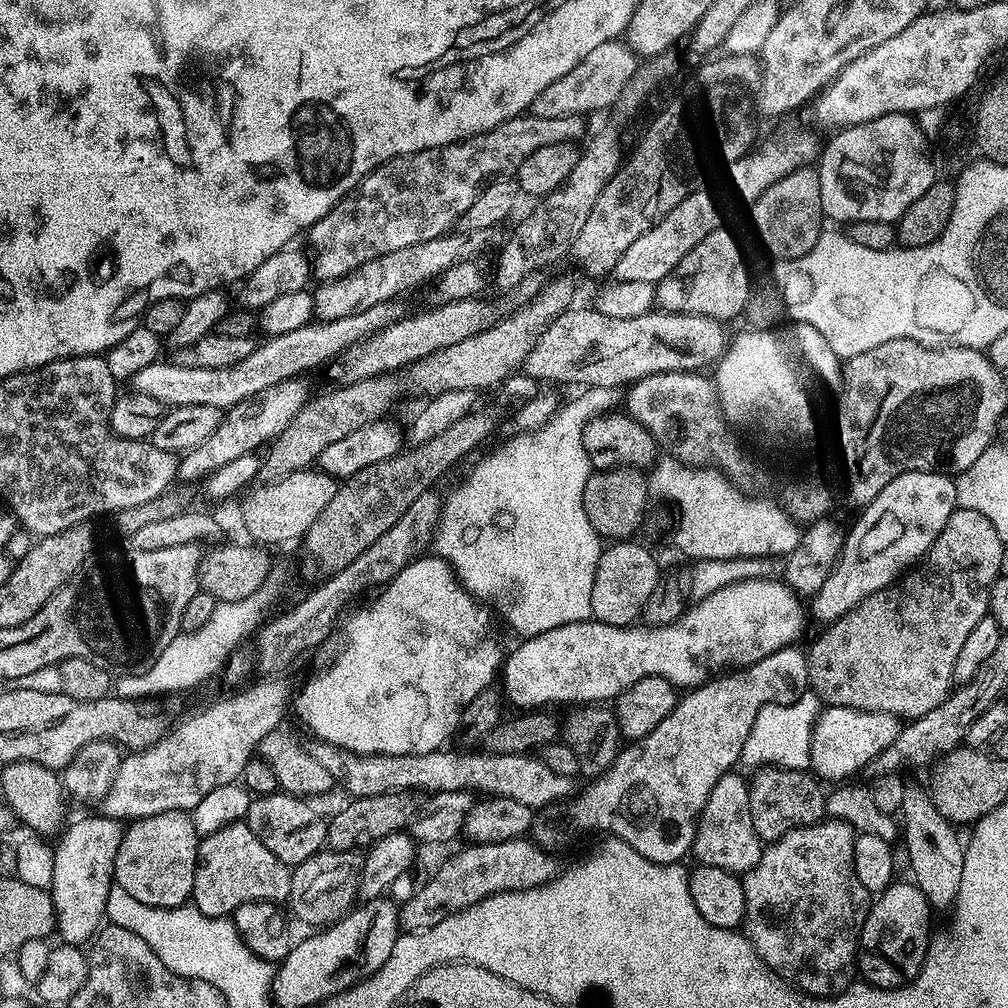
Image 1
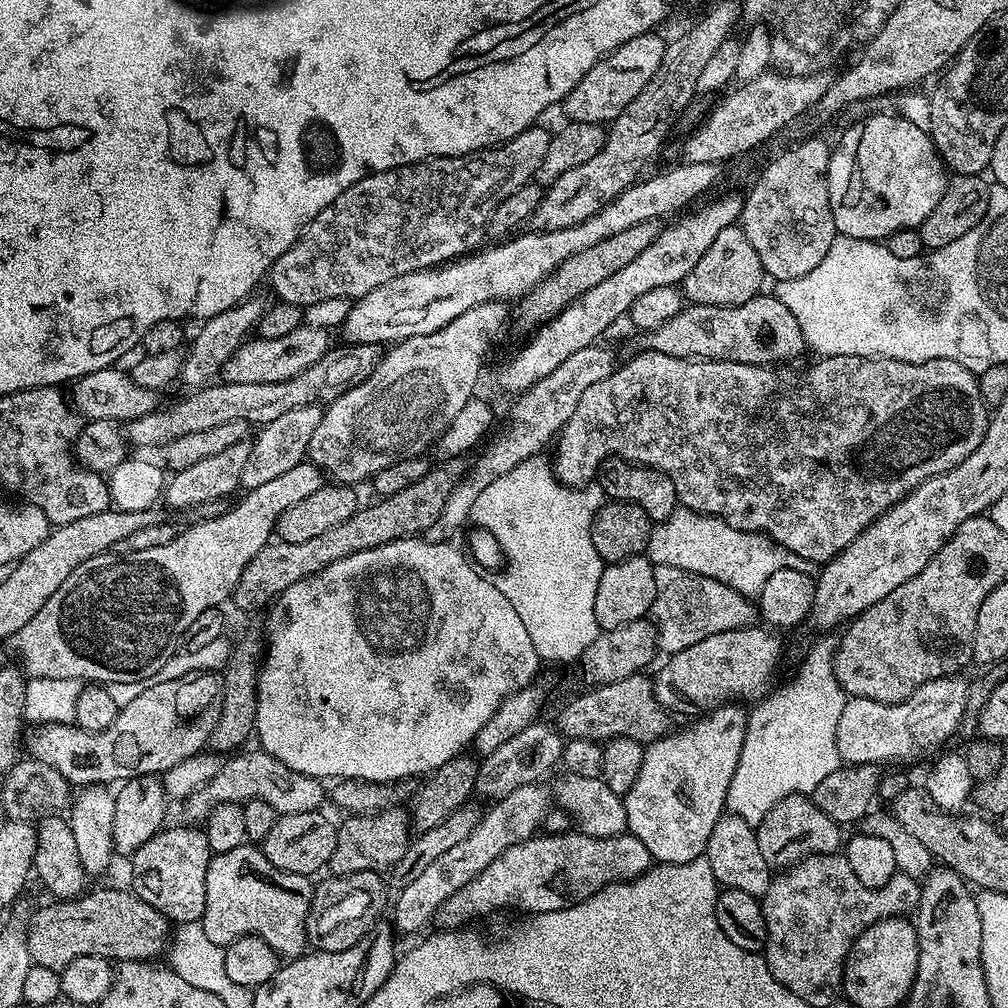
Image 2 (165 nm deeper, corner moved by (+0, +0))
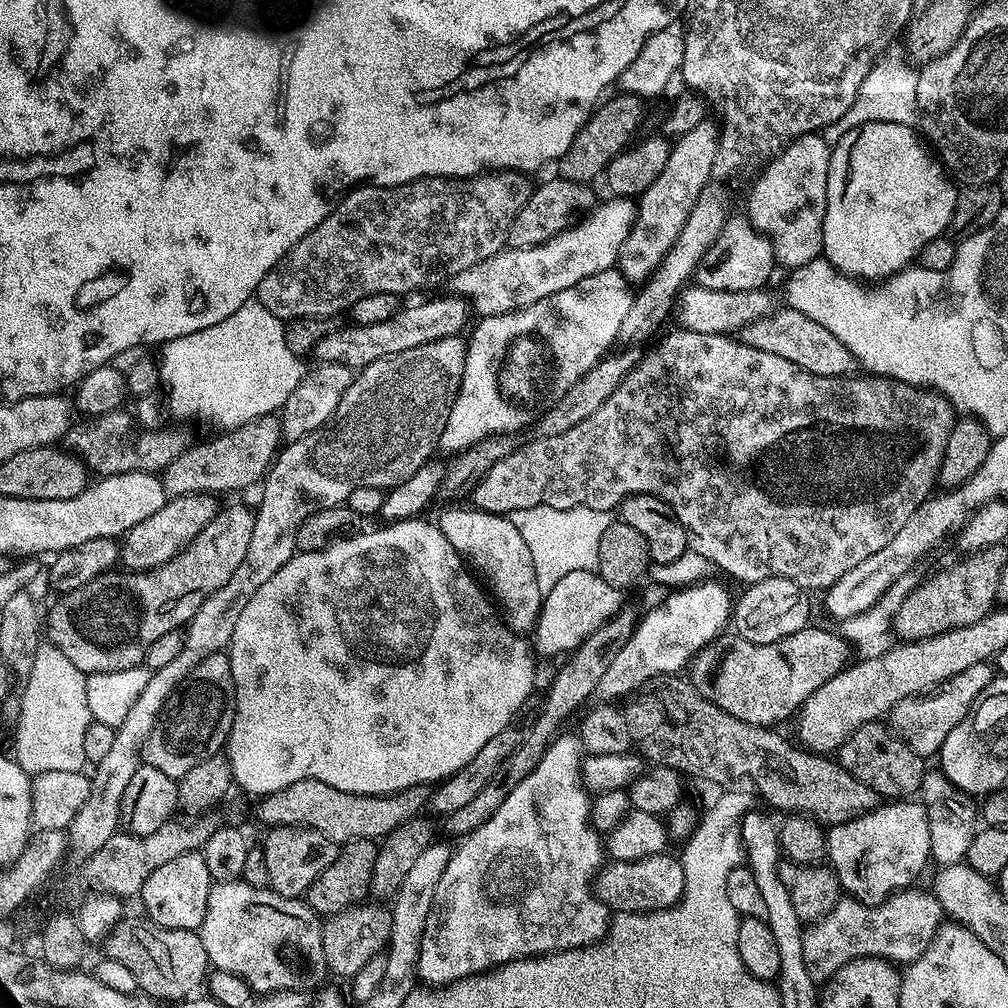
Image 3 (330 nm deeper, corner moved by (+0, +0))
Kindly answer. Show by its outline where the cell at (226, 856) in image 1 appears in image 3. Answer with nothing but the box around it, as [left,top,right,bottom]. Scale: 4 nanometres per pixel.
[199,879,330,993]

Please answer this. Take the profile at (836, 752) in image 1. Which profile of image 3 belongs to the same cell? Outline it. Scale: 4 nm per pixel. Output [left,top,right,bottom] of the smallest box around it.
[890,663,994,757]

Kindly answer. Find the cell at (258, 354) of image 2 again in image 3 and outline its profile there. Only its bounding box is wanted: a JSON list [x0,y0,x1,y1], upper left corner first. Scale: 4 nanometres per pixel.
[315,294,470,370]

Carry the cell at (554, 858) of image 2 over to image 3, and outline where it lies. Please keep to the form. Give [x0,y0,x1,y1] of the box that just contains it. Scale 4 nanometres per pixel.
[594,854,684,912]

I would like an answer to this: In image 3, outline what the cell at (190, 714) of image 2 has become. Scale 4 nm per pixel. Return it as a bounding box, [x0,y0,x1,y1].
[143,651,236,778]

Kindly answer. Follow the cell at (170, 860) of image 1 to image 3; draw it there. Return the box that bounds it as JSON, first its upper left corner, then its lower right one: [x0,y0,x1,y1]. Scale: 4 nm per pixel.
[139,851,213,930]

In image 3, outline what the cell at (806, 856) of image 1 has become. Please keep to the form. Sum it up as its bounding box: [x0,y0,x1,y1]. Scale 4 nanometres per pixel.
[802,886,946,986]

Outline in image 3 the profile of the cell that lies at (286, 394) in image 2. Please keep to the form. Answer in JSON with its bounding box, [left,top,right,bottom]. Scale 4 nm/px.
[66,410,190,477]

